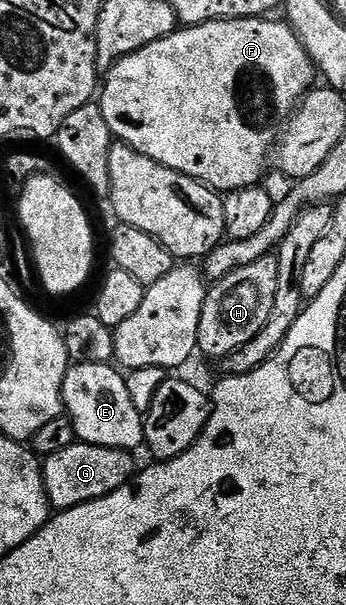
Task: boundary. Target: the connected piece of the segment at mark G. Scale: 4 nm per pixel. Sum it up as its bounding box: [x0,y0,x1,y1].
[41,440,135,512]

